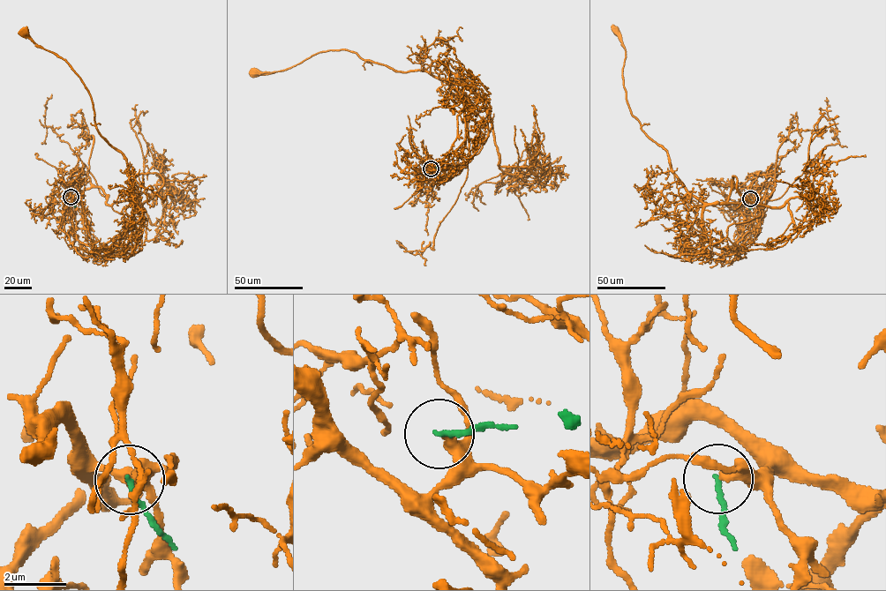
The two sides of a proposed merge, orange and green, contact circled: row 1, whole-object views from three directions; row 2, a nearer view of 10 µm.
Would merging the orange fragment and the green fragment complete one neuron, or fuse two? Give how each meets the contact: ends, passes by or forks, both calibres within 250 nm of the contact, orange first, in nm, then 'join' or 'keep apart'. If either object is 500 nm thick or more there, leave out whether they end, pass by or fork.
orange ends | green ends | 360/160 nm | keep apart

